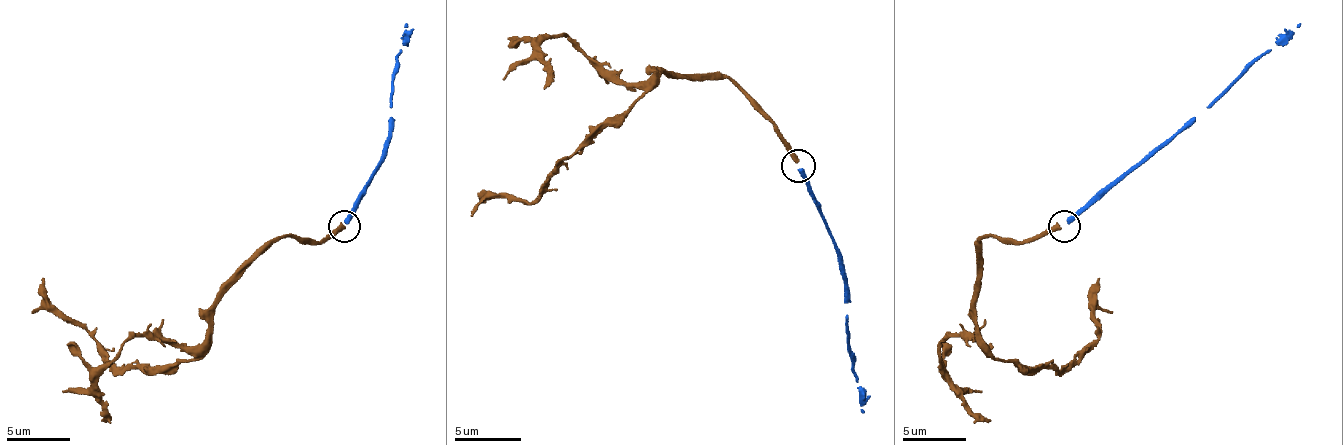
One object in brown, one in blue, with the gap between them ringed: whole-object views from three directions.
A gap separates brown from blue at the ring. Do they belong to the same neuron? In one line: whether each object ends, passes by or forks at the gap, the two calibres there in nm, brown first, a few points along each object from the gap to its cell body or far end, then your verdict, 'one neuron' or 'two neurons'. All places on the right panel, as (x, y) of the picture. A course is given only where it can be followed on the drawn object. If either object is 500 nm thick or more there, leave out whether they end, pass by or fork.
brown ends there; blue ends there; 360 nm thick on the brown side, 360 nm on the other; brown runs (1060, 227), (1025, 240), (981, 240), (974, 304), (981, 342), (997, 358), (1064, 368), (1099, 332), (1099, 278); blue runs (1067, 224), (1146, 160), (1299, 23); one neuron

